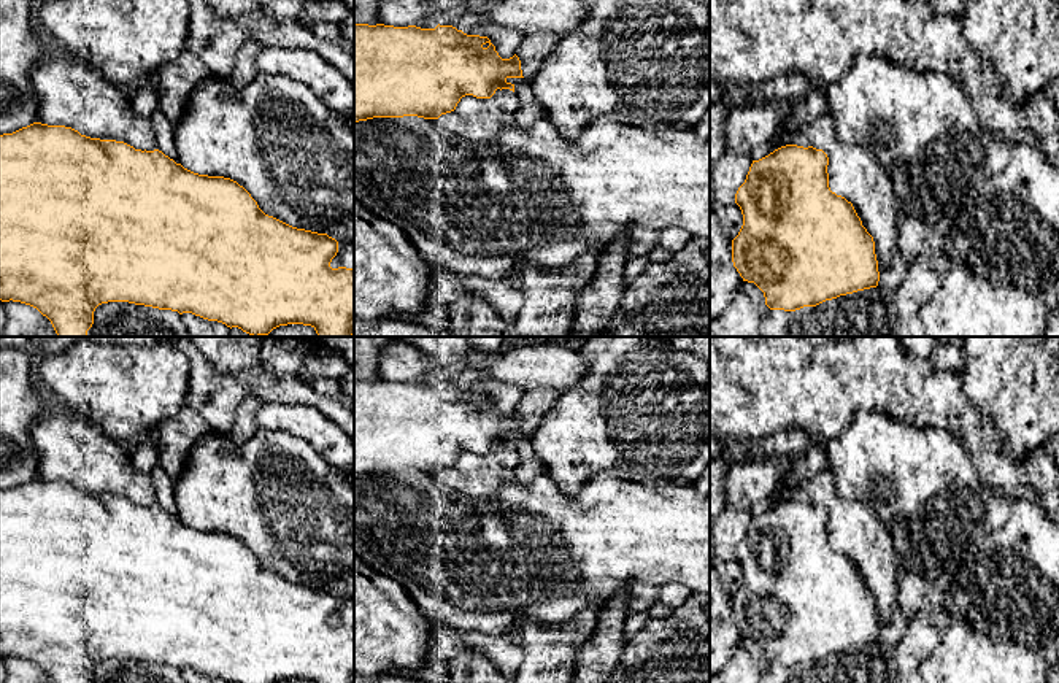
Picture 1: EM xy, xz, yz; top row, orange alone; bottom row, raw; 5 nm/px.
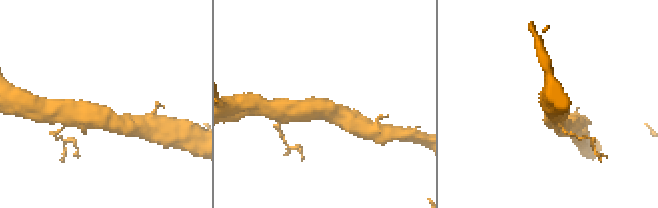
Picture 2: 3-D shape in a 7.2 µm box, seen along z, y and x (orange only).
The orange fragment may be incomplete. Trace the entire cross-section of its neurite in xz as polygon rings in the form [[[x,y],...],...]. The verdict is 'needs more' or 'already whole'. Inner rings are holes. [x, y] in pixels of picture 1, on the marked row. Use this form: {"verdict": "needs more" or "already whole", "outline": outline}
{"verdict": "already whole", "outline": [[[354,24],[354,122],[403,116],[438,119],[454,111],[465,95],[491,98],[497,89],[514,92],[508,78],[524,78],[521,60],[516,54],[502,59],[487,37],[440,24],[435,29]]]}

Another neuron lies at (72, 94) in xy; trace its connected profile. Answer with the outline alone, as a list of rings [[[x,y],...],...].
[[[59,54],[32,71],[38,122],[65,125],[81,135],[124,141],[135,149],[157,149],[151,119],[133,113],[130,92],[92,67]]]

